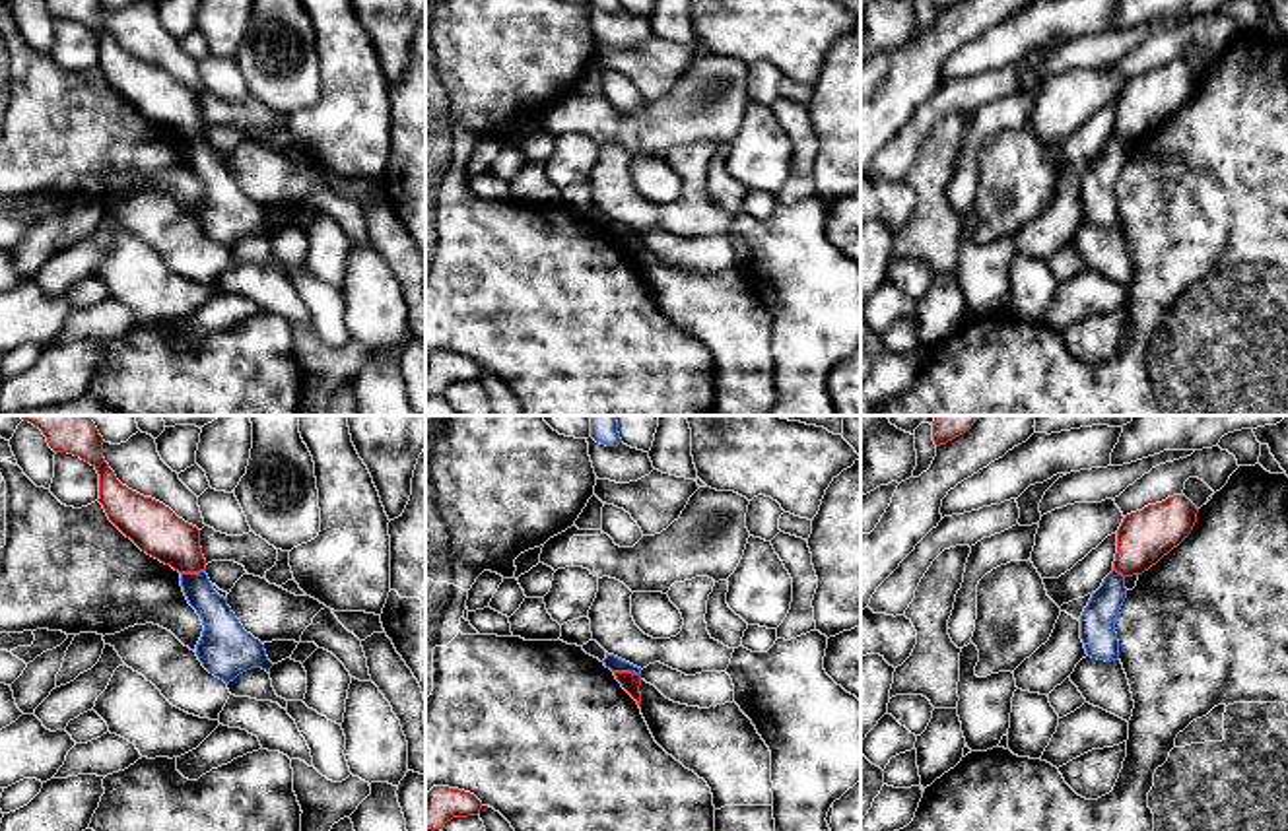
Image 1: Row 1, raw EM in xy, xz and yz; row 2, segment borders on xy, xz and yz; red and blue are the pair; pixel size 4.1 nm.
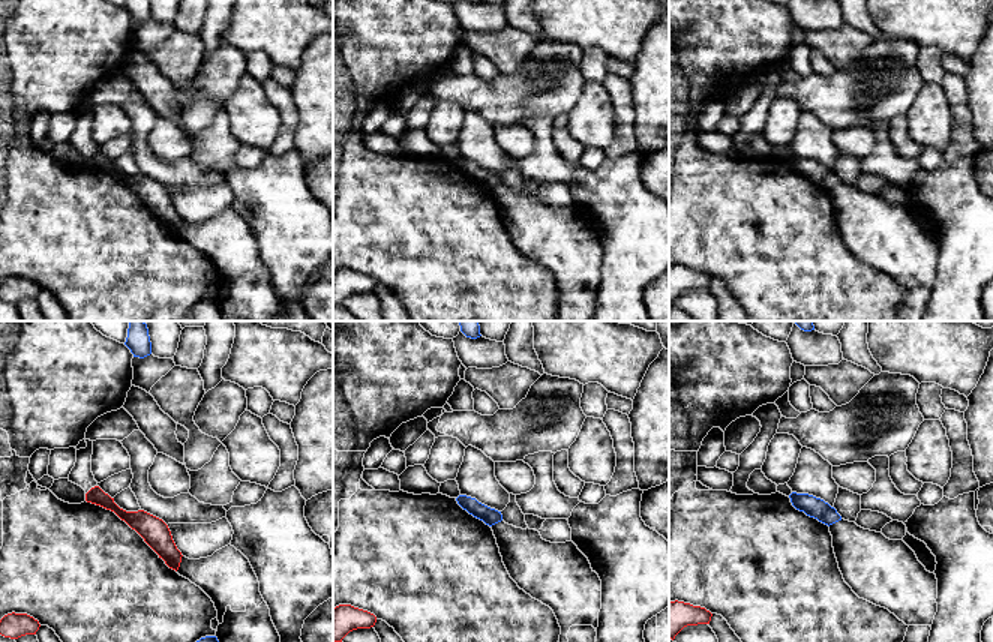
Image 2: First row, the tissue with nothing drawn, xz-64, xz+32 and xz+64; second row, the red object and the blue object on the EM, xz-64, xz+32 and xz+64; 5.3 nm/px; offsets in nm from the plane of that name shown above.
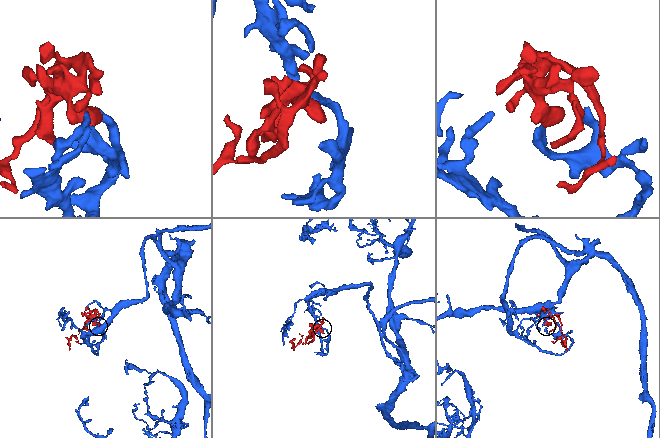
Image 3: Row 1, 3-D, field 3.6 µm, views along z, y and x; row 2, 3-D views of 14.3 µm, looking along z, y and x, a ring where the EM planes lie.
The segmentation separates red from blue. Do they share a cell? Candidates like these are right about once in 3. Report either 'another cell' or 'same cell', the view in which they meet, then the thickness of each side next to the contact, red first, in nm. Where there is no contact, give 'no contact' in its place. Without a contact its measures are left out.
another cell | xz | 80/60 nm

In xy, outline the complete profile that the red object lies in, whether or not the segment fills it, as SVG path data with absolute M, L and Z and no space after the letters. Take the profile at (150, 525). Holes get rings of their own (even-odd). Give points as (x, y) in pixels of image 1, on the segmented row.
M21 416L47 437L54 452L89 462L99 474L99 503L109 520L142 551L179 573L206 571L200 530L163 503L122 485L103 458L103 437L89 416Z

